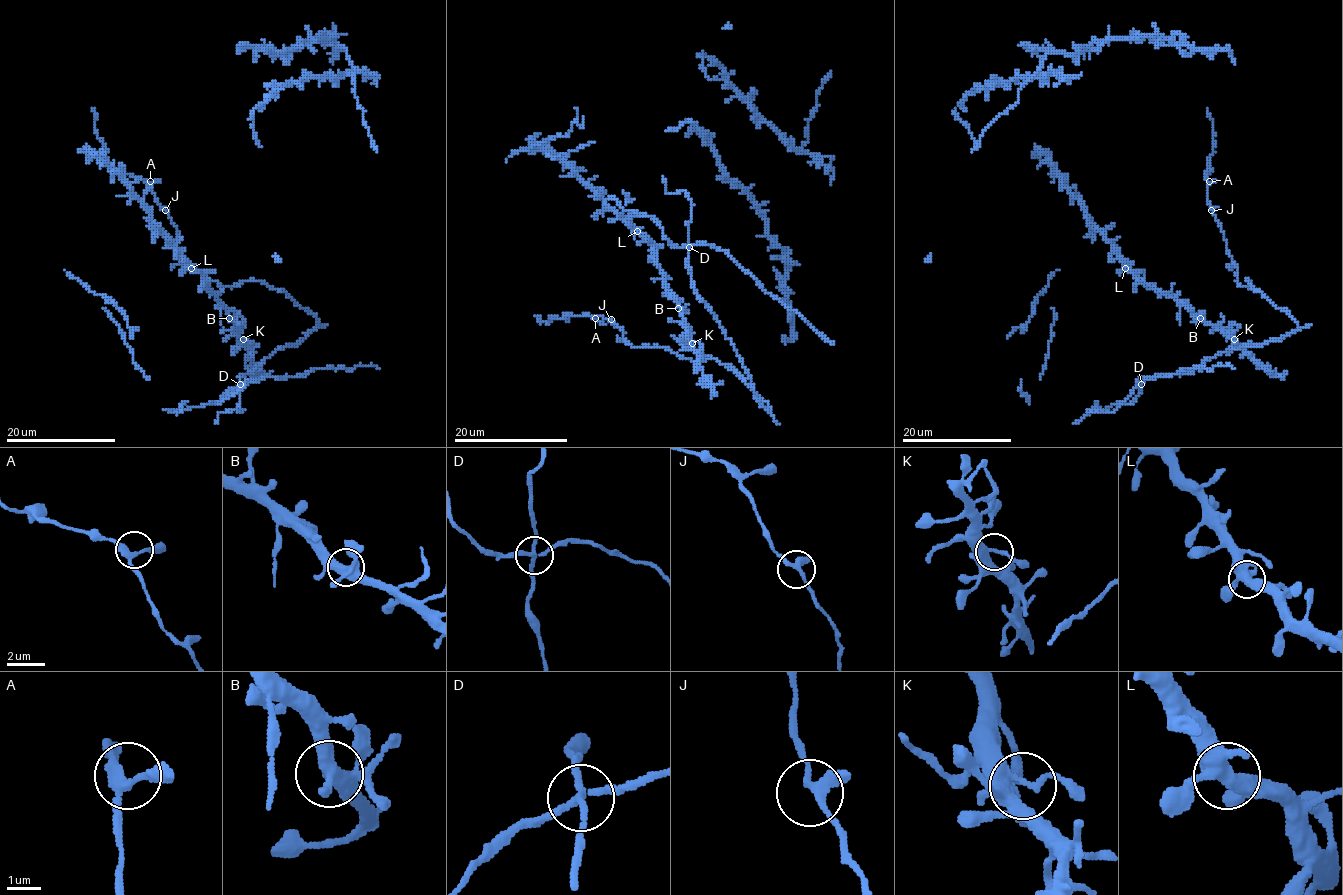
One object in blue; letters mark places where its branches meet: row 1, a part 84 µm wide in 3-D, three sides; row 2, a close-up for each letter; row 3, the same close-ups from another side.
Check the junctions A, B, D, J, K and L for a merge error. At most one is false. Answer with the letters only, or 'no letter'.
D

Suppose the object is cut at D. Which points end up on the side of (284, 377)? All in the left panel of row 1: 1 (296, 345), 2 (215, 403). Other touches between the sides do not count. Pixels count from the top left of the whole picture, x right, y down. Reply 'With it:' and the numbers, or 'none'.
With it: 2

